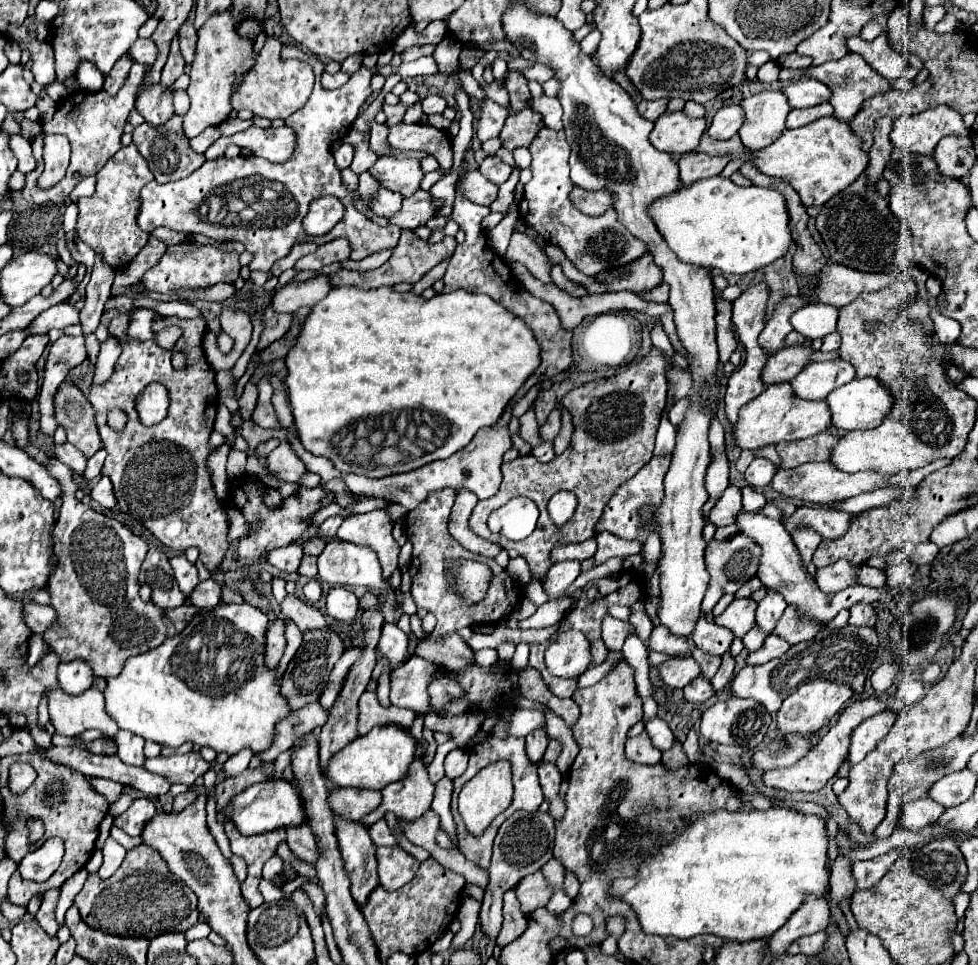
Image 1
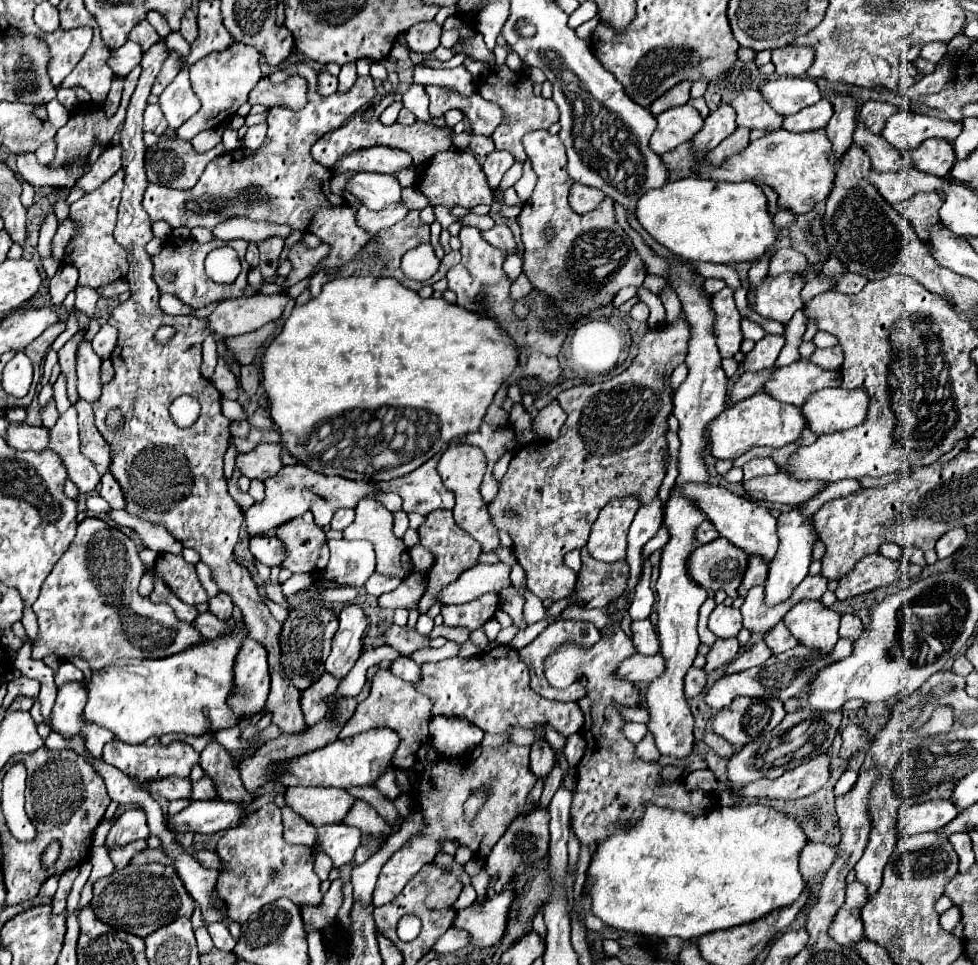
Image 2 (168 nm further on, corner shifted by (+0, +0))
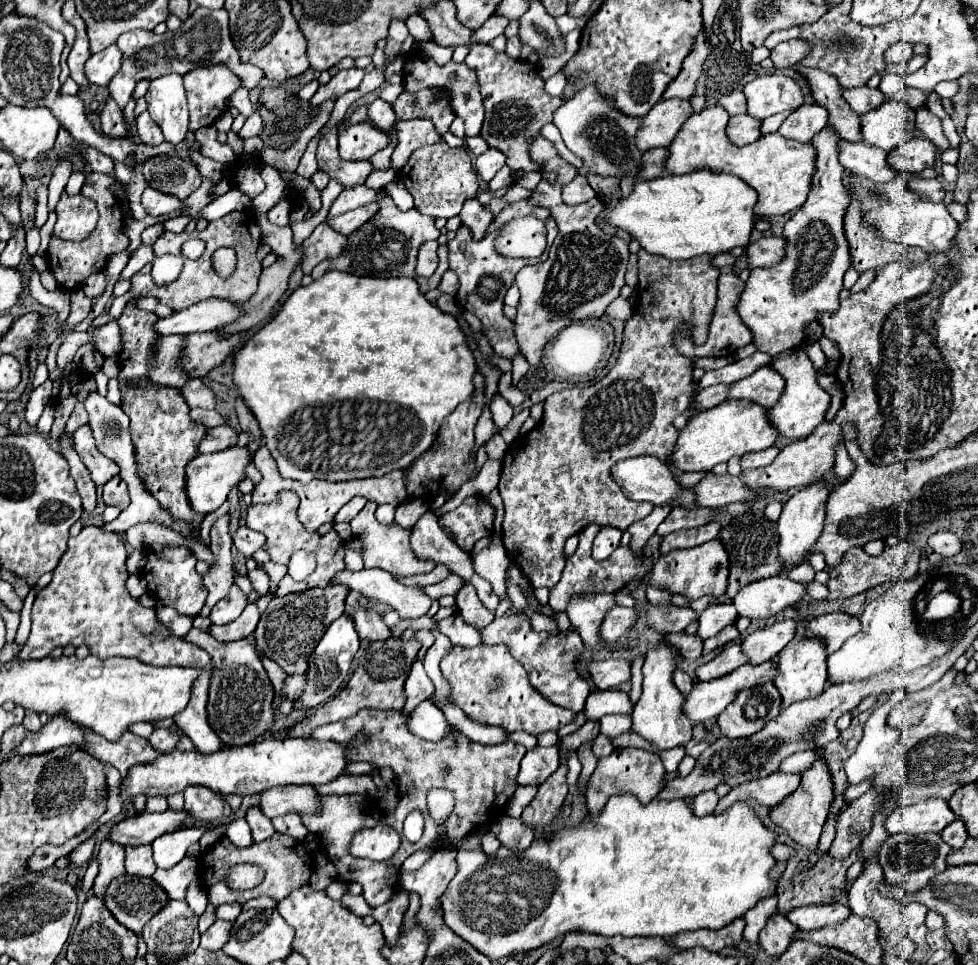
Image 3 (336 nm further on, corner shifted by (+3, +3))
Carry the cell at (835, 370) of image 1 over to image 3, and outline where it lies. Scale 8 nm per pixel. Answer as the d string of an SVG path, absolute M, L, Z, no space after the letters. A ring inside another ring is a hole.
M770 366L758 368L752 376L730 384L728 400L748 400L770 408L778 402L784 390L784 378Z

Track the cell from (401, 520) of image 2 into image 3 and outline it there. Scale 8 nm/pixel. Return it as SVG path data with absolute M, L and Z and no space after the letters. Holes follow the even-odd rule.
M382 504L376 508L376 518L378 522L384 522L384 524L392 524L394 522L394 506L392 504Z

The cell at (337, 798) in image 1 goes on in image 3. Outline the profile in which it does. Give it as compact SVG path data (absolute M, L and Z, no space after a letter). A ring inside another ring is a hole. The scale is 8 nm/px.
M286 786L286 788L270 788L260 794L260 810L268 816L282 816L288 812L296 812L300 816L314 814L320 810L320 796L314 786Z

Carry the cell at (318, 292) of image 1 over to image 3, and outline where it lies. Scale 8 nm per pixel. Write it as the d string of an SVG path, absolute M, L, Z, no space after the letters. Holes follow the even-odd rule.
M204 300L192 304L190 308L172 312L168 318L160 318L154 324L154 330L160 336L212 332L218 326L234 322L238 316L240 316L238 304L230 300Z

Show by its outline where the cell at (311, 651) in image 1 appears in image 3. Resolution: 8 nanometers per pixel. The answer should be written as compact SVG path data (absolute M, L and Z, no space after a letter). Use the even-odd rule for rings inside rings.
M346 586L314 588L300 594L288 594L282 598L272 598L266 612L260 616L258 628L254 632L254 642L264 656L274 660L286 674L306 674L308 658L318 640L324 636L326 628L344 614L344 600L348 596Z

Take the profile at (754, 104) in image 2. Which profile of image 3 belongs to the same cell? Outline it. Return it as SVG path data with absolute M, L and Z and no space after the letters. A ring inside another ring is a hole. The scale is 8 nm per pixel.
M740 90L722 96L722 98L718 100L718 104L720 104L730 116L734 116L734 114L744 114L744 112L746 112L746 98L744 98L744 94L742 94Z

